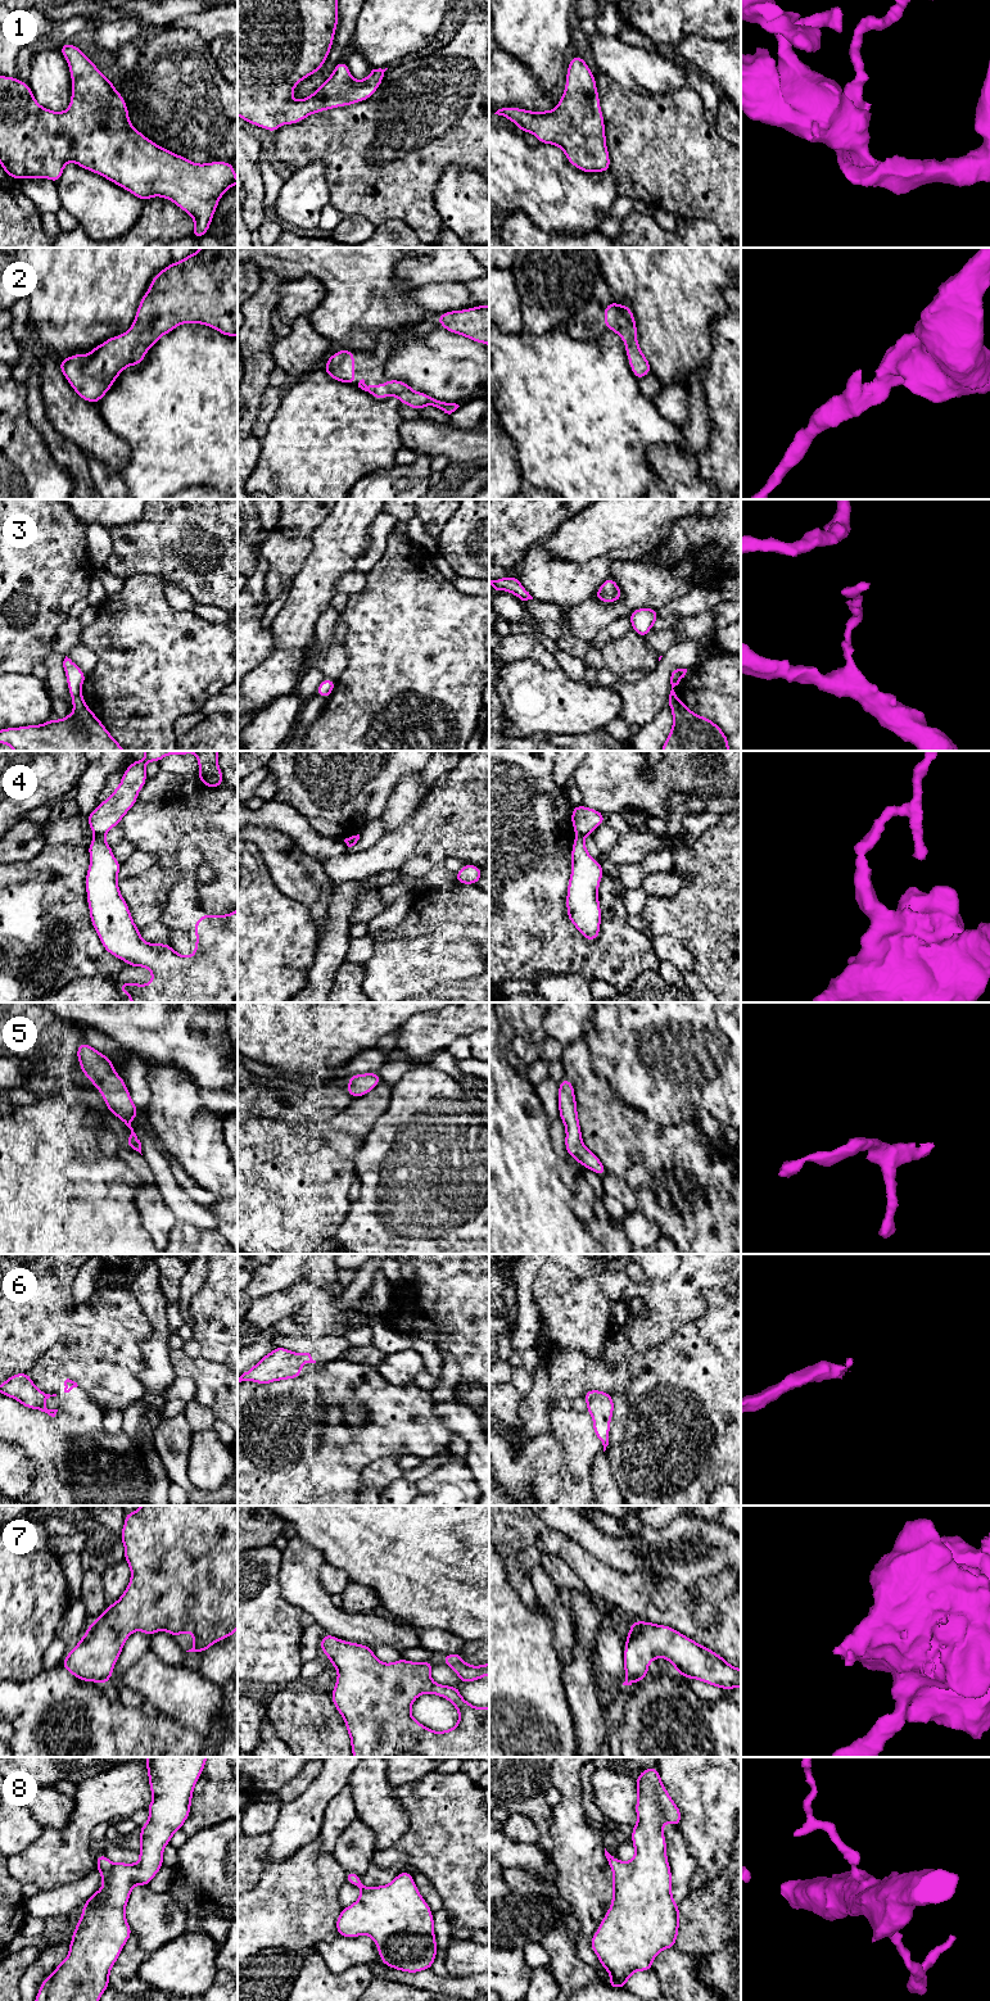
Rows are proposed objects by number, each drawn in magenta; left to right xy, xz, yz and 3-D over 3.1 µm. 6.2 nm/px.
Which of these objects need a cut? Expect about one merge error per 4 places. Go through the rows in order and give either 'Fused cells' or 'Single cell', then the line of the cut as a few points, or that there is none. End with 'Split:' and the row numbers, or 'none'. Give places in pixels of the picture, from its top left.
1: Single cell. No split
2: Single cell. No split
3: Single cell. No split
4: Fused cells. Split along xy (95, 834), (103, 836)
5: Single cell. No split
6: Single cell. No split
7: Single cell. No split
8: Single cell. No split
Split: 4

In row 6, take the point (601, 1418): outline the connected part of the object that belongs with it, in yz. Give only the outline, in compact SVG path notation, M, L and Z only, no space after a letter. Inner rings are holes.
M586 1390L583 1396L587 1402L586 1411L593 1418L593 1431L596 1438L602 1443L605 1452L610 1440L609 1430L614 1413L612 1395L602 1390Z

